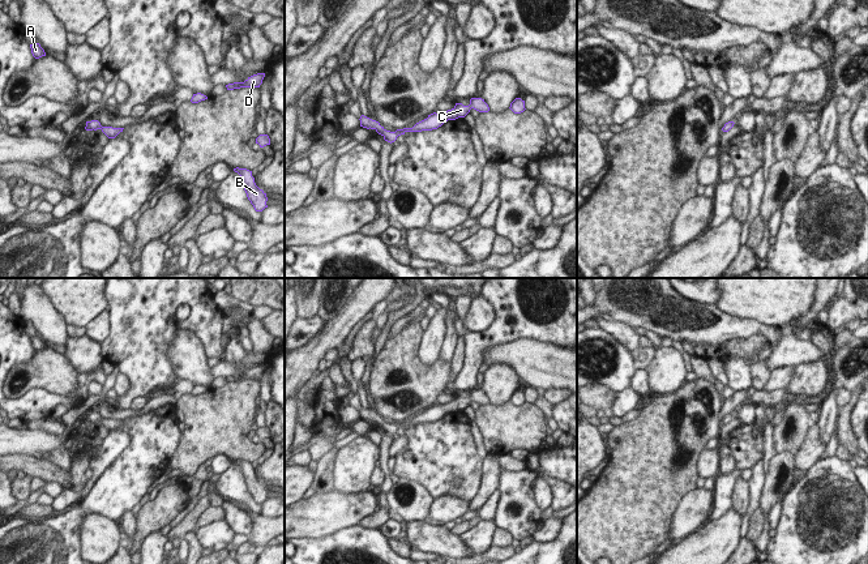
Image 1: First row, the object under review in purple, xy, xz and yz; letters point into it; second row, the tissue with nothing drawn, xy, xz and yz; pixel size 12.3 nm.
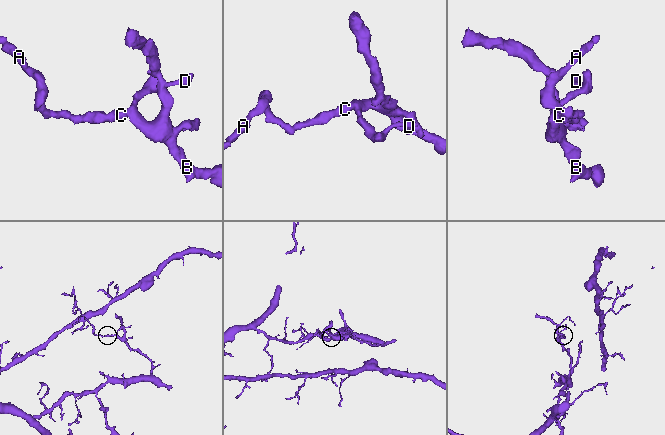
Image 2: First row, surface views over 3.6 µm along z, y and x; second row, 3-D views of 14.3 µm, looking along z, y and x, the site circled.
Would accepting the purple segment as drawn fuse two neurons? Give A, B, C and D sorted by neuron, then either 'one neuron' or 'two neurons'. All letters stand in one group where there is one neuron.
groups A B C D; one neuron

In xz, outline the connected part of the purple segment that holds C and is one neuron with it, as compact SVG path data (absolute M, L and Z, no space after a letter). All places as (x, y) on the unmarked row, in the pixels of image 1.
M471 390L469 398L463 398L462 396L456 396L452 402L444 405L433 405L428 407L427 411L416 415L412 420L397 422L395 424L386 423L380 418L379 414L372 413L364 407L360 409L360 419L367 422L375 422L379 427L384 430L388 435L394 435L398 428L405 427L406 424L422 424L422 423L432 423L441 419L448 413L456 413L458 410L465 410L470 402L474 401L479 405L488 405L489 400L482 390Z

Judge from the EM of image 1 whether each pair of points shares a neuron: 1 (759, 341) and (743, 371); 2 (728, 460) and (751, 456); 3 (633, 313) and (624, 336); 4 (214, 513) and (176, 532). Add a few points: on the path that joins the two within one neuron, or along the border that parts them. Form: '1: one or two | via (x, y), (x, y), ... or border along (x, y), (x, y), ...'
1: one | via (751, 347), (743, 355), (743, 363)
2: two | border along (728, 445), (734, 458), (734, 468), (719, 474)
3: two | border along (612, 317), (625, 321), (635, 329)
4: two | border along (209, 505), (193, 528)

